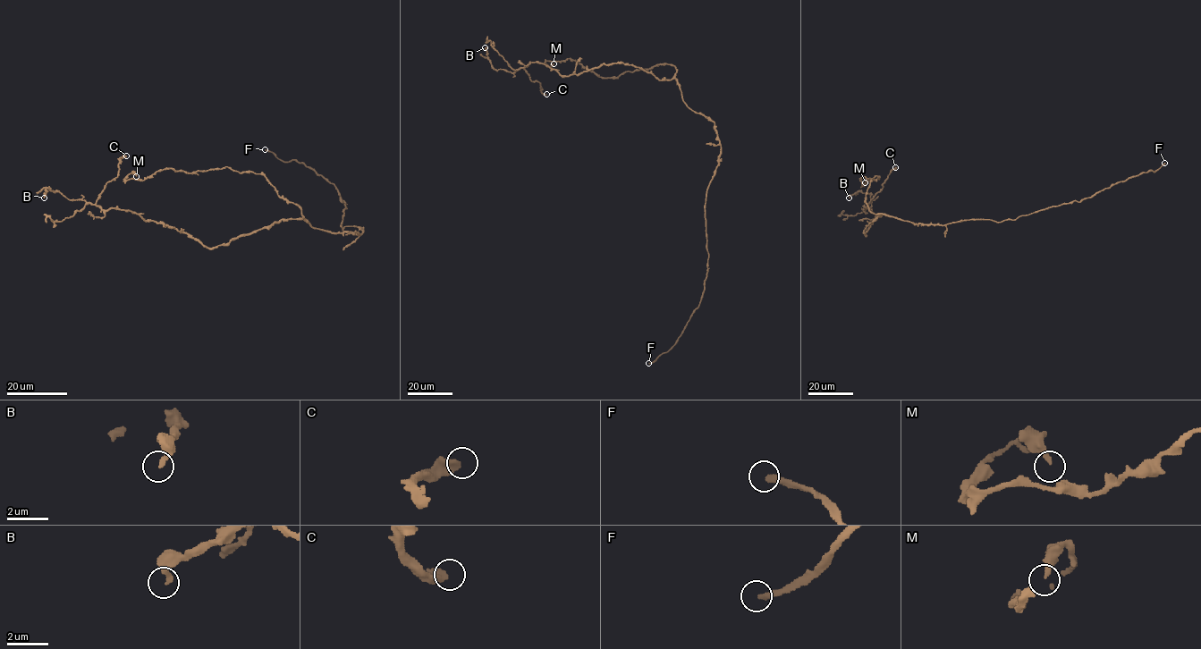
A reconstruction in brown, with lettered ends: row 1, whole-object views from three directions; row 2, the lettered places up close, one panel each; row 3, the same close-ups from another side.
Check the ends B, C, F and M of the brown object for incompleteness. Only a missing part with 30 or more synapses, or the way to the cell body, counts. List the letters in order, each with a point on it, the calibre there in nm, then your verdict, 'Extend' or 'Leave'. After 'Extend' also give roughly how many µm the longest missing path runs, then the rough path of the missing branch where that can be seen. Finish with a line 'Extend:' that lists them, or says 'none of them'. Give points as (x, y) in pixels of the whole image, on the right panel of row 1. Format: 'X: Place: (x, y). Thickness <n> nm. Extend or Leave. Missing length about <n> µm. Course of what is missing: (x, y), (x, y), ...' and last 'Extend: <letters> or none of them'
B: Place: (849, 198). Thickness 260 nm. Leave
C: Place: (895, 167). Thickness 400 nm. Leave
F: Place: (1164, 163). Thickness 260 nm. Extend. Missing length about 110 µm. Course of what is missing: (1164, 163), (1171, 164), (1174, 156), (1188, 98), (1185, 91), (1169, 87), (1160, 79), (1149, 63), (1139, 37)
M: Place: (865, 182). Thickness 160 nm. Leave
Extend: F

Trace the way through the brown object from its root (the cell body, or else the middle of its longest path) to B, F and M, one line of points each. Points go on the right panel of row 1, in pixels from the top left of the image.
B: (918, 223), (879, 214), (866, 235), (877, 215), (863, 206), (874, 200), (871, 194), (858, 191), (849, 198)
F: (918, 223), (1016, 220), (1091, 198), (1119, 181), (1154, 172), (1164, 163)
M: (918, 223), (872, 213), (866, 193), (870, 181), (879, 177), (859, 179), (862, 185), (868, 180), (865, 182)

